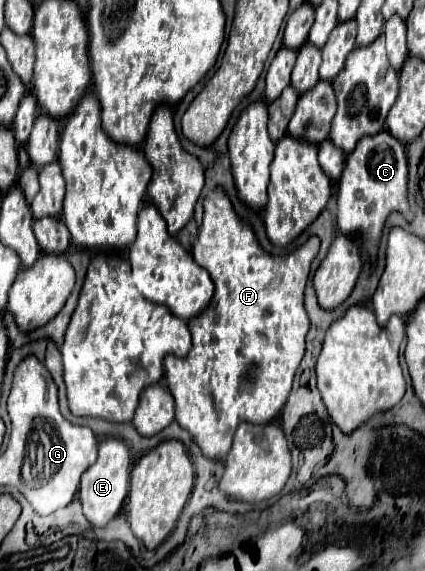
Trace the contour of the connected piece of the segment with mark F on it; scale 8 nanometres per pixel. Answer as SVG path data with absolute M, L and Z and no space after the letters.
M221 189L209 193L203 207L203 223L191 253L197 265L209 271L215 283L215 295L207 311L201 317L193 317L193 321L189 321L193 347L187 357L171 355L165 359L165 379L169 391L175 397L177 423L191 433L193 441L201 447L205 457L223 459L231 449L233 433L241 421L273 421L291 393L295 371L305 355L309 319L303 307L303 291L311 261L319 253L319 239L309 237L309 241L297 251L285 257L271 257L259 247L253 229L237 217L229 197Z

